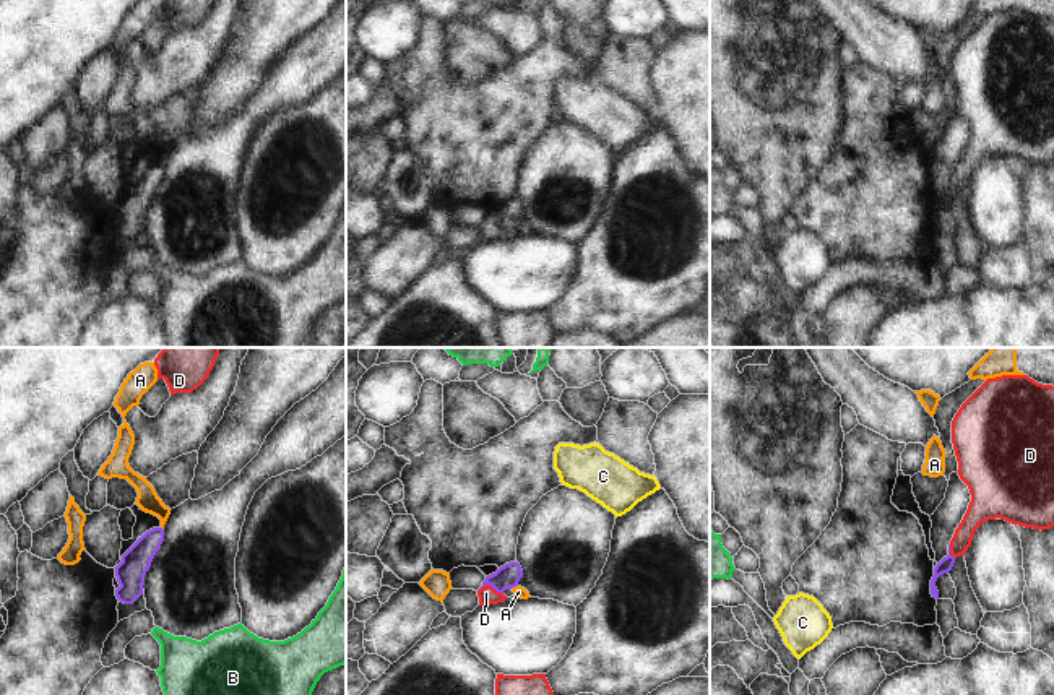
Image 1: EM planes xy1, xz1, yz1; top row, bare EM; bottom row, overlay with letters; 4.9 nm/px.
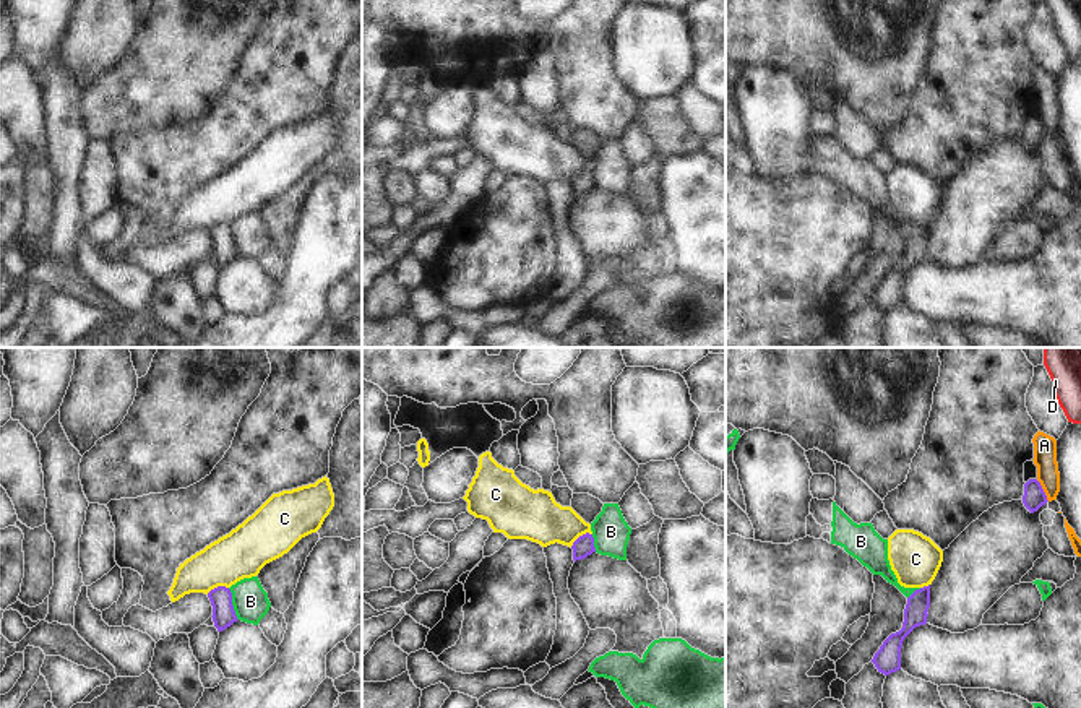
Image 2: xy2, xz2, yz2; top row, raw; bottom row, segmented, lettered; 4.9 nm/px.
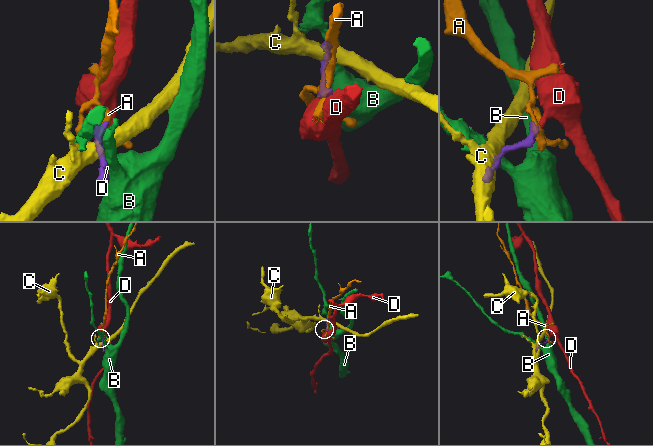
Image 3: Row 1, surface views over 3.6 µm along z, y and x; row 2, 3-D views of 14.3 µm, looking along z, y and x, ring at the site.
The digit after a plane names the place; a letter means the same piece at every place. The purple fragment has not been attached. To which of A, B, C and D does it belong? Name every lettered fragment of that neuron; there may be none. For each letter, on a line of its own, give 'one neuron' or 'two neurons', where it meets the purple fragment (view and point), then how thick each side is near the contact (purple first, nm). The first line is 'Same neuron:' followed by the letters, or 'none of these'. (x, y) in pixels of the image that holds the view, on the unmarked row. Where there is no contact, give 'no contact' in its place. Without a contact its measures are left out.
Same neuron: D
A: two neurons; meets purple in yz2 at (1042, 127); 110 nm thick on the purple side, 110 nm on the other
B: two neurons; meets purple in xy2 at (231, 241); 110 nm thick on the purple side, 180 nm on the other
C: two neurons; meets purple in xz2 at (580, 172); 100 nm thick on the purple side, 260 nm on the other
D: one neuron; meets purple in xz1 at (491, 221); 120 nm thick on the purple side, 90 nm on the other

